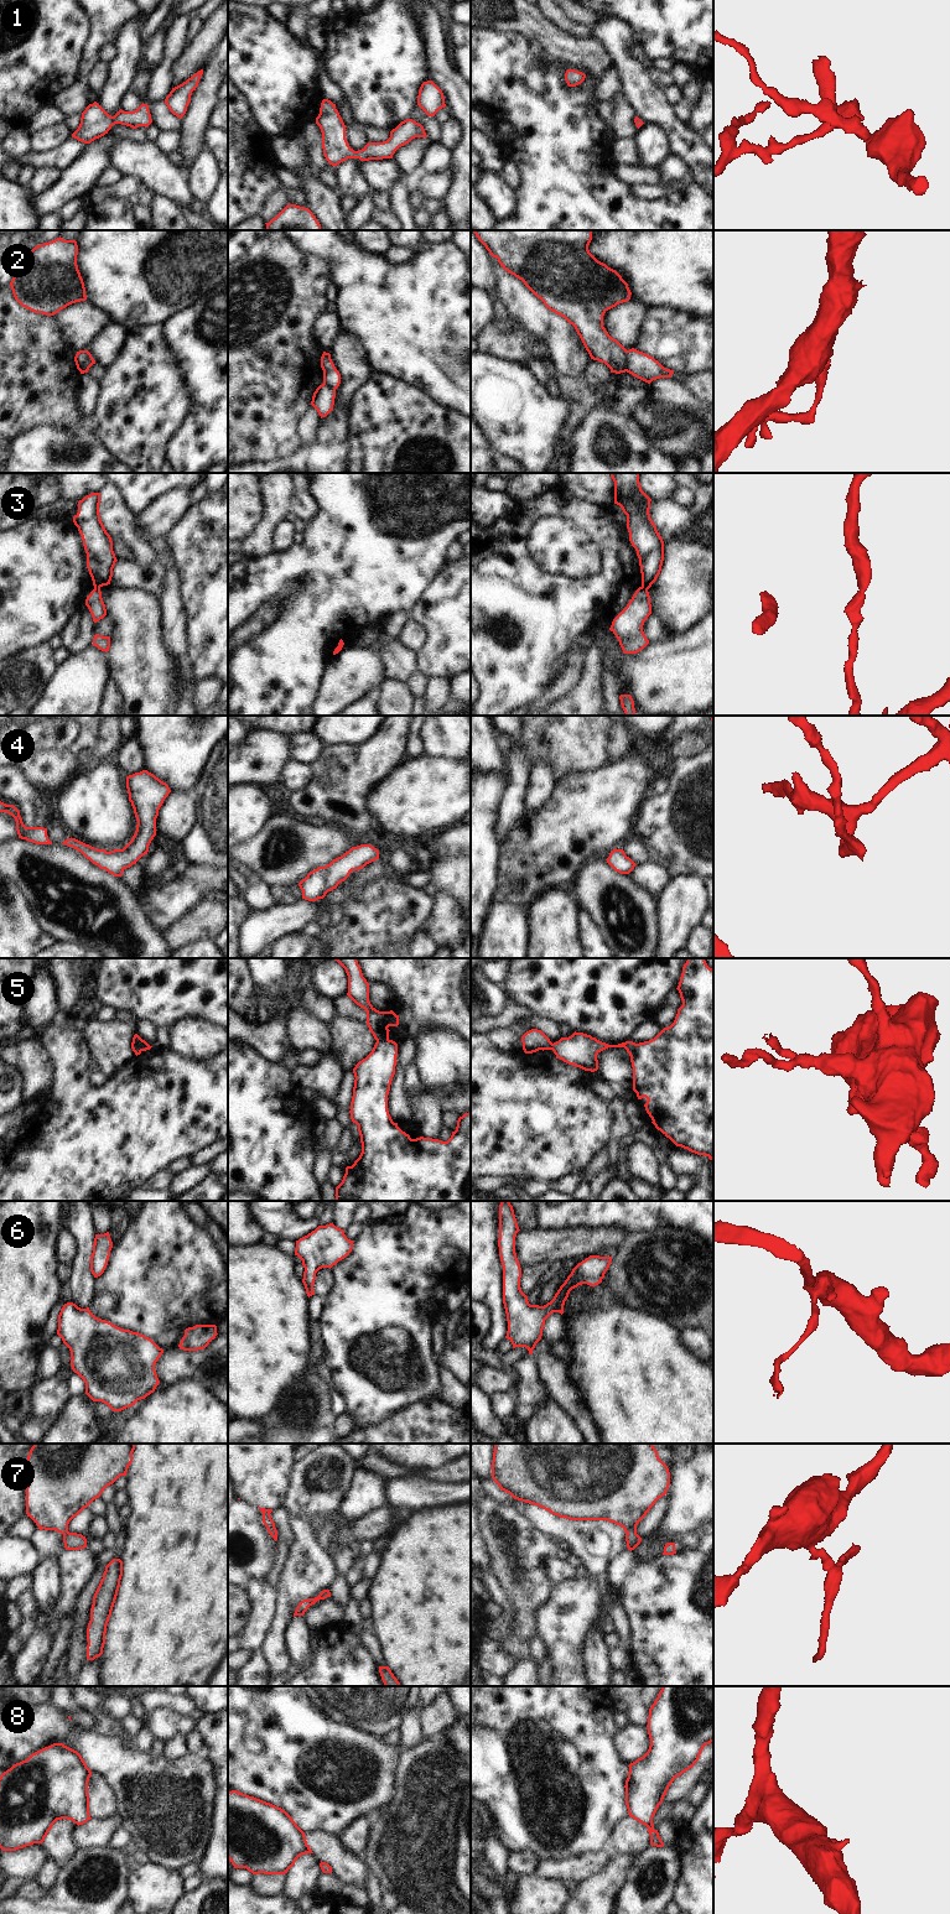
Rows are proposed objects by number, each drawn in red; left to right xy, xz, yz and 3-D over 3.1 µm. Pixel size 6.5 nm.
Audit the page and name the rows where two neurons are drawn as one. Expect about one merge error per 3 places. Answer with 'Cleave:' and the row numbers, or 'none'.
Cleave: 2, 3, 5

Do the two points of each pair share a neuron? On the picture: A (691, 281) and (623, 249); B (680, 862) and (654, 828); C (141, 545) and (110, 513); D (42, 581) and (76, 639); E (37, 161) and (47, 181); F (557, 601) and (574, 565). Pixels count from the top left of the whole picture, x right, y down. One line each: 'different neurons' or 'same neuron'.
A: same neuron
B: same neuron
C: same neuron
D: different neurons
E: different neurons
F: different neurons

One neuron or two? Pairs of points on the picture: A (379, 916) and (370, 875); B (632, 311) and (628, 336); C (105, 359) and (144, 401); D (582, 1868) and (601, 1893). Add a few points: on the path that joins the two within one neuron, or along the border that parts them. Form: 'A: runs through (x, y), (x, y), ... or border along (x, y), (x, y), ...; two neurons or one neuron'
A: border along (383, 877), (361, 885), (347, 898); two neurons
B: runs through (628, 317), (628, 329); one neuron
C: border along (125, 339), (120, 353), (105, 369); two neurons
D: border along (610, 1861), (597, 1873), (580, 1883); two neurons

